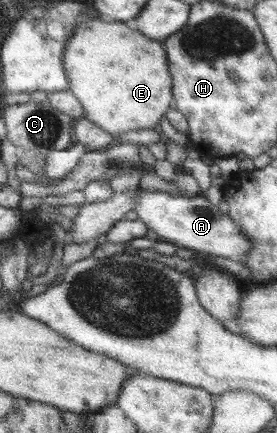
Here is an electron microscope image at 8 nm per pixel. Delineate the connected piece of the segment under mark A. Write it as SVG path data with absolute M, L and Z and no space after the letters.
M140 191L133 204L133 210L136 212L137 218L157 234L159 240L174 243L176 246L191 248L194 252L204 254L204 256L214 254L230 260L243 261L247 252L251 249L251 240L240 230L240 227L233 222L229 215L221 213L218 205L210 203L205 197L198 195L187 197L184 194L170 194L159 191Z

